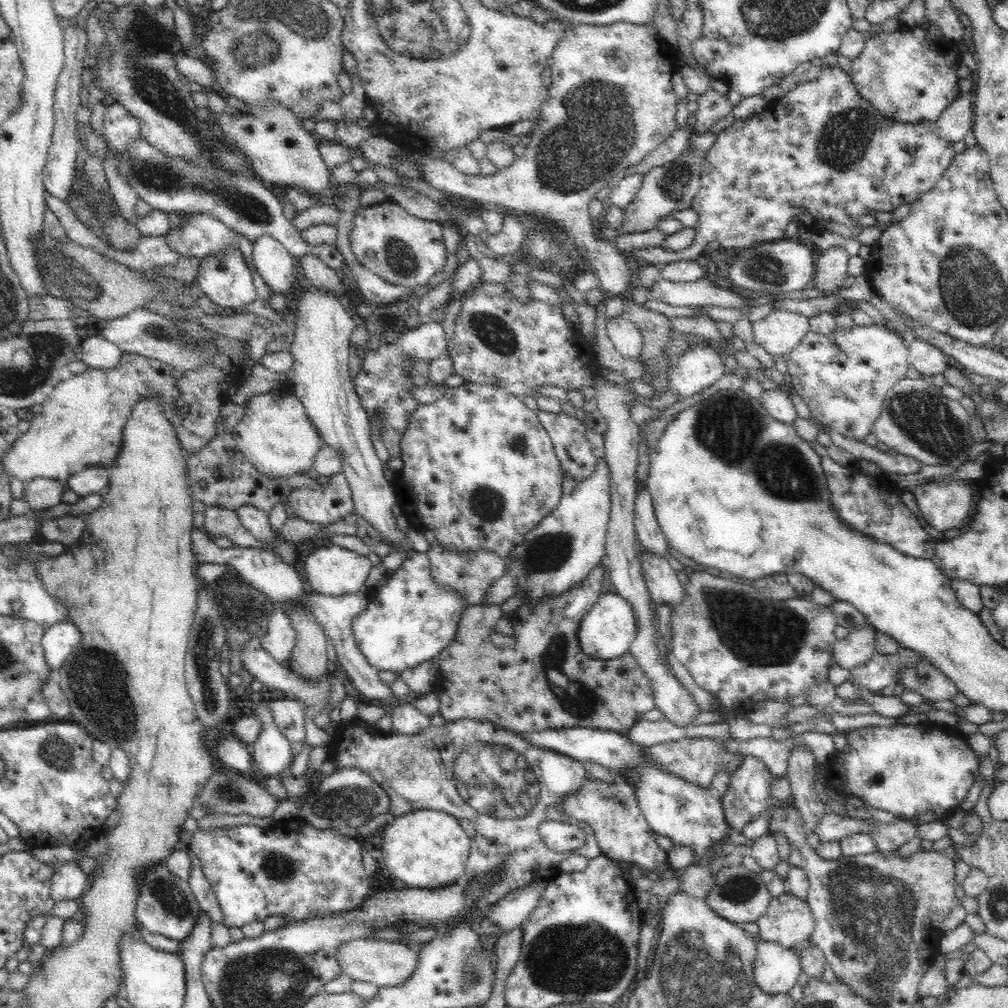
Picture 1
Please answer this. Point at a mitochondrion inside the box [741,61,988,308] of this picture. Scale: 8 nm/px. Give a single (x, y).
(842, 142)

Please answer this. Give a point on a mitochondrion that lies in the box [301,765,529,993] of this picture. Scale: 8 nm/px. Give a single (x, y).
(356, 801)

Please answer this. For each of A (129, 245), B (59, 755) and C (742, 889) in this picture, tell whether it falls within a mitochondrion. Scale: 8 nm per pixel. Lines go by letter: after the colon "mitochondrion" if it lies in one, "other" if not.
A: other
B: mitochondrion
C: mitochondrion

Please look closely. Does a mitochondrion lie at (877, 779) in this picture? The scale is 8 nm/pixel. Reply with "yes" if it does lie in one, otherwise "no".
no

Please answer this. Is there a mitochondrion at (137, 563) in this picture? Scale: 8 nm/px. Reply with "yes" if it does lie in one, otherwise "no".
no

